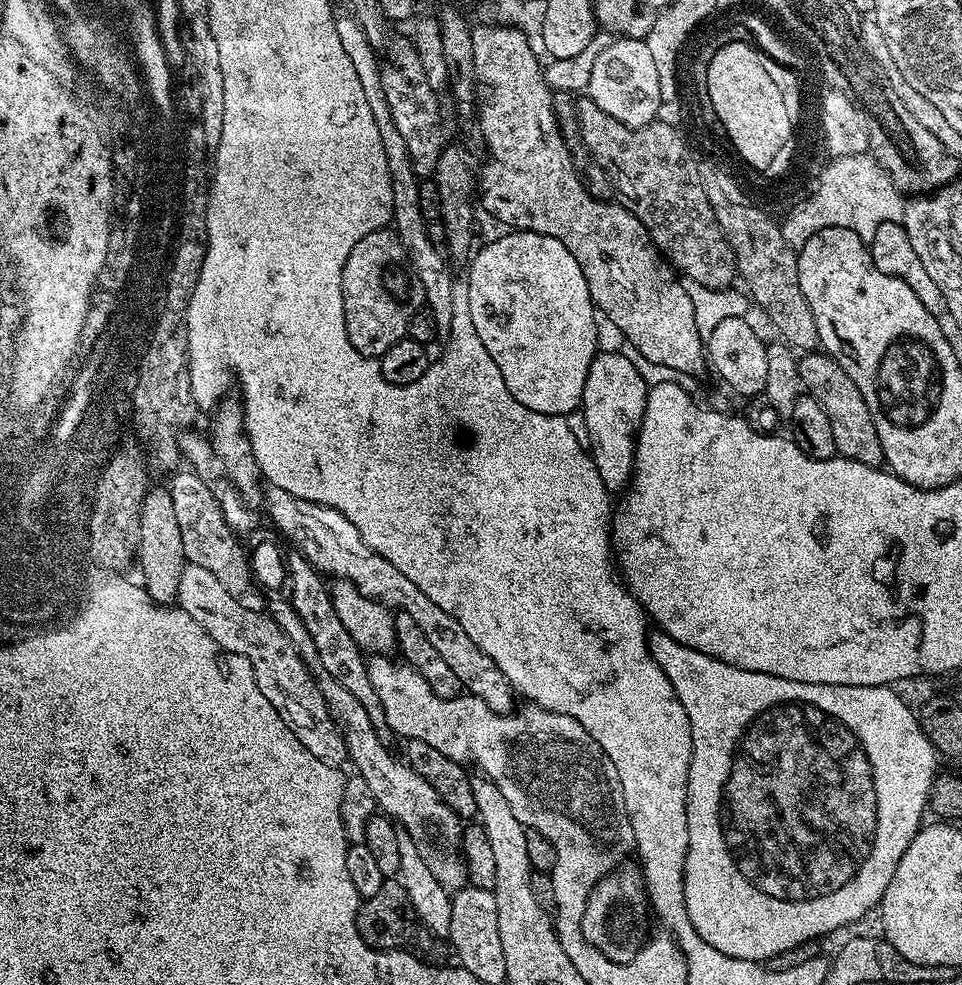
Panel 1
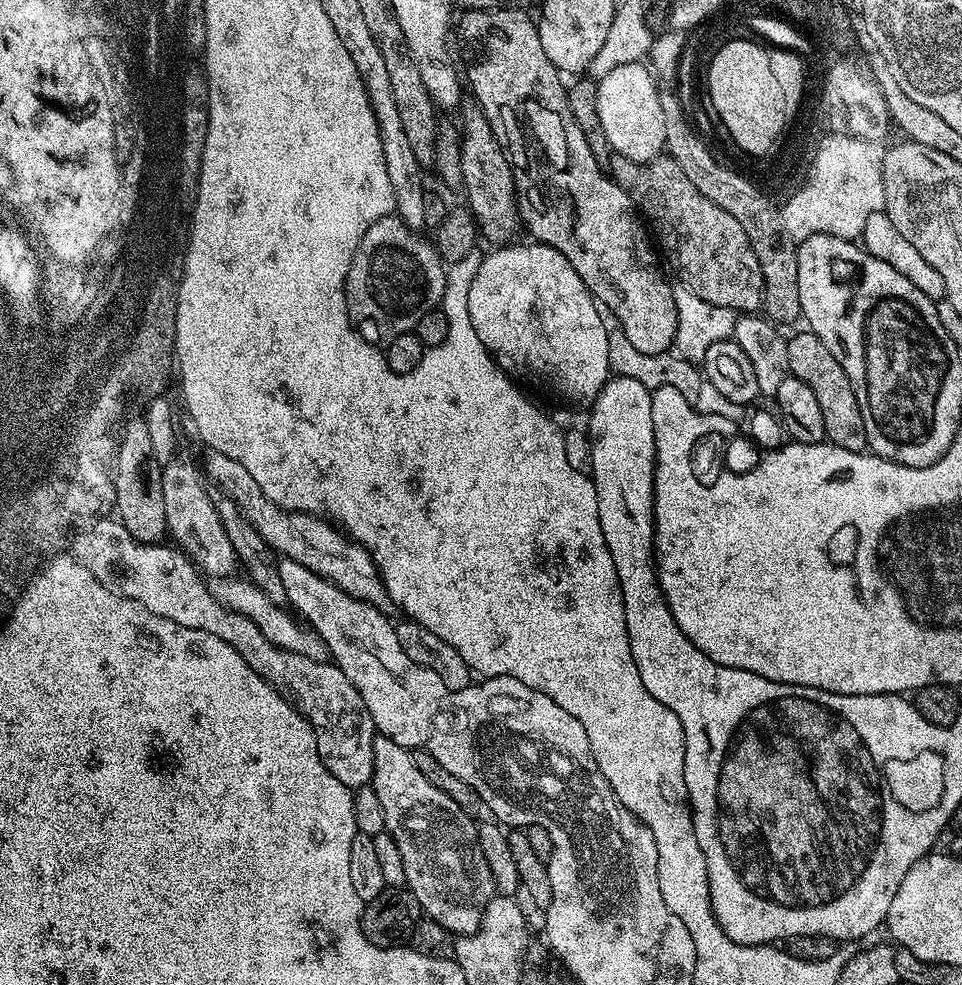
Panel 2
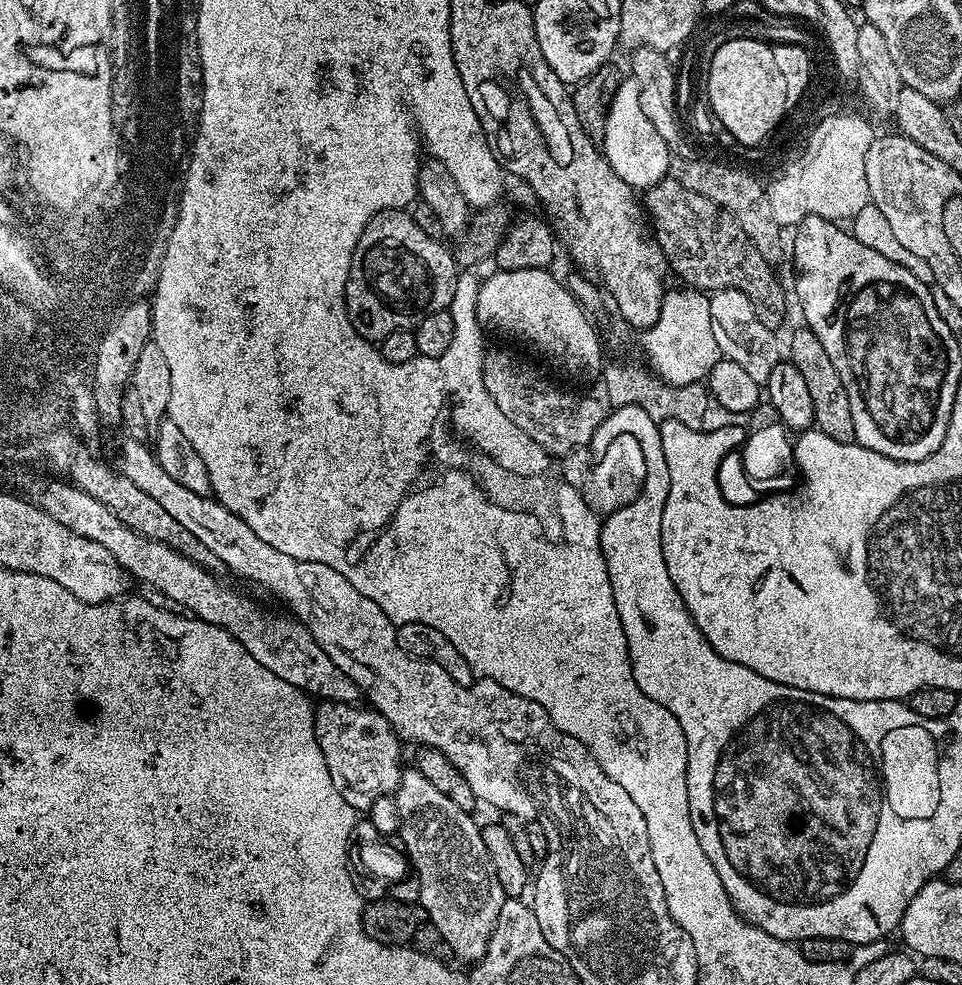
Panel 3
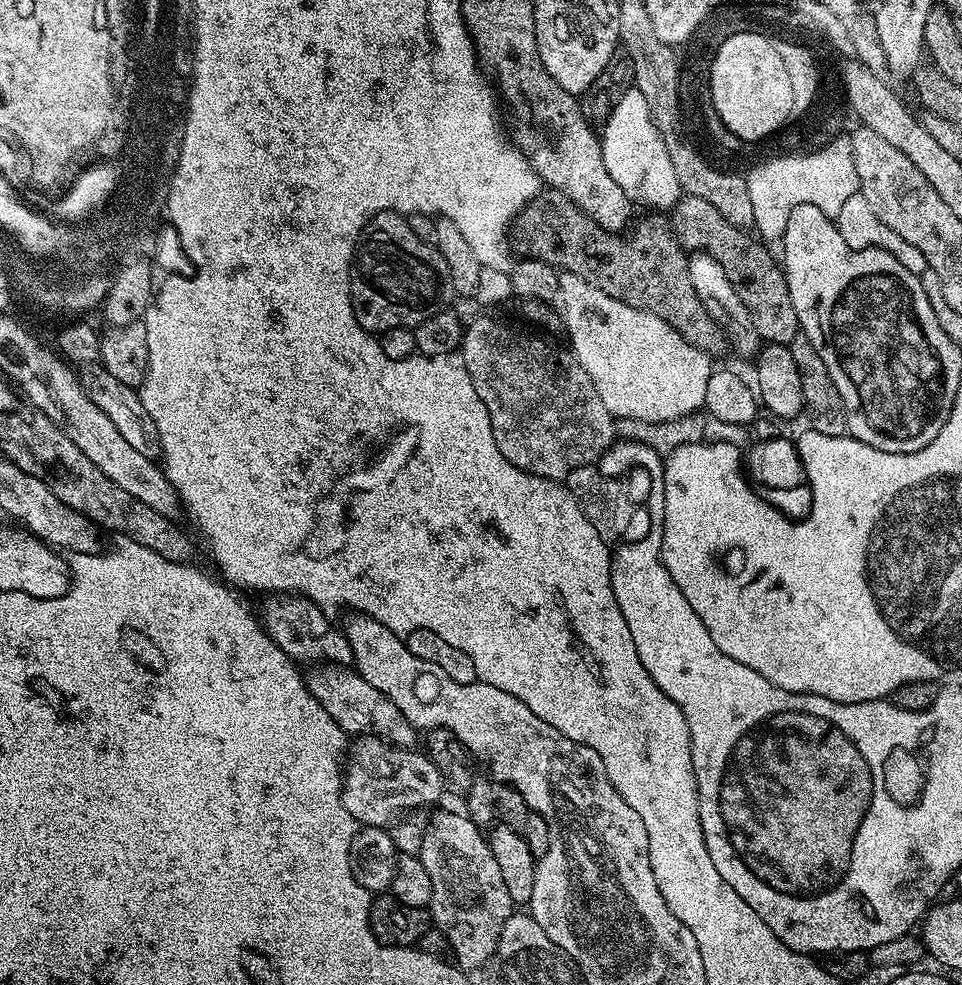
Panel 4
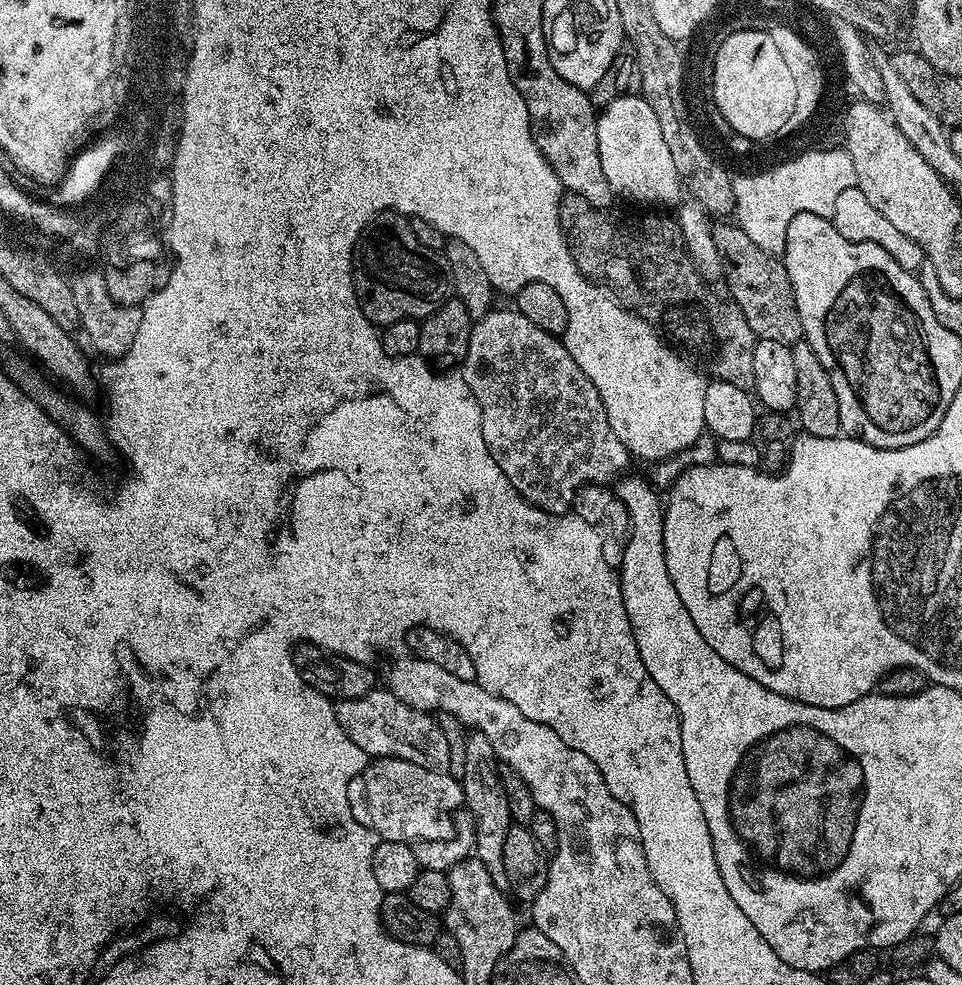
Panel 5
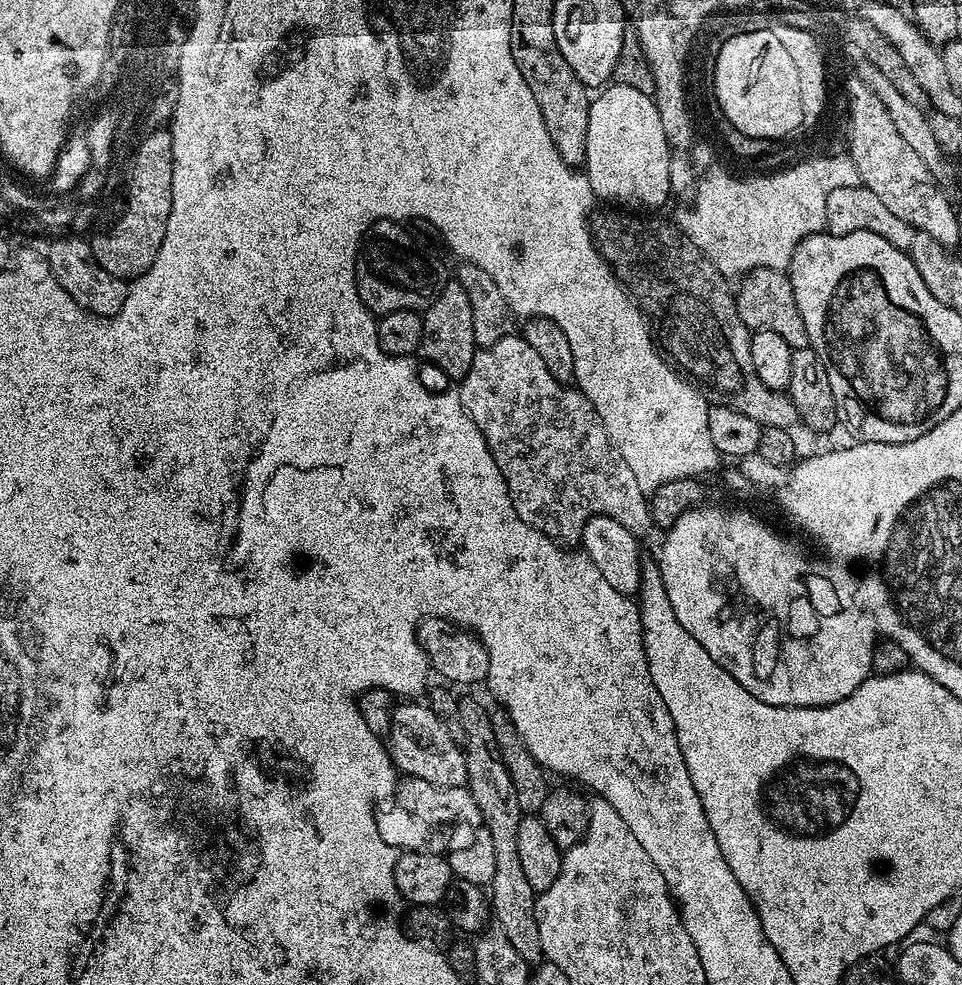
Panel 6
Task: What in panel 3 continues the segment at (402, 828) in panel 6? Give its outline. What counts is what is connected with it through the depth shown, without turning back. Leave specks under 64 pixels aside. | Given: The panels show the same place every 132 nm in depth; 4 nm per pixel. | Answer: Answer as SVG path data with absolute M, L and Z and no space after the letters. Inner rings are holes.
M325 700L315 705L316 713L316 741L322 750L324 767L330 770L330 778L334 778L334 790L350 802L350 806L357 810L367 810L374 806L374 802L383 796L390 796L400 786L402 765L400 766L400 747L402 741L396 731L382 718L382 714L371 706L360 708L359 703L343 704L333 700Z

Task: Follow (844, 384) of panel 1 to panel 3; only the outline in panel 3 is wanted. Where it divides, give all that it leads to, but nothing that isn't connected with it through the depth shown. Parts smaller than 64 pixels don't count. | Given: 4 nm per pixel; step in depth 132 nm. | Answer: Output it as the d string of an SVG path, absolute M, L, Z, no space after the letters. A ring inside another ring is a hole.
M800 326L788 342L786 340L786 356L794 366L798 366L802 379L810 389L810 398L814 401L815 431L826 434L826 438L834 438L834 442L856 443L854 414L850 414L850 394L846 394L846 386L842 386L842 378L838 378L838 370L834 370L830 354L826 354L822 342L818 342L818 334L811 332L807 326Z

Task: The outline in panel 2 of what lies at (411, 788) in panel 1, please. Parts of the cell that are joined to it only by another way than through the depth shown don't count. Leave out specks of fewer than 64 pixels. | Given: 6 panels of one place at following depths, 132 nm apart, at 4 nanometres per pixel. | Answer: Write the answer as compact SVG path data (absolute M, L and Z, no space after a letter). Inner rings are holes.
M379 734L374 742L374 770L370 786L375 790L378 802L382 805L386 817L385 831L391 834L398 845L398 850L401 851L408 890L423 904L429 916L438 920L448 932L459 937L476 932L486 905L496 894L496 887L477 841L478 826L475 819L462 810L448 794L438 790L418 770L415 757L409 749Z

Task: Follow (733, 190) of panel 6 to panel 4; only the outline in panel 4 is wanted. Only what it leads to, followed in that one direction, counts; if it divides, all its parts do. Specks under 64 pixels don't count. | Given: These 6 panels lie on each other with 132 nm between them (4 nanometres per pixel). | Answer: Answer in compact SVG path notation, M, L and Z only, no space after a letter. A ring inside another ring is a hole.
M848 142L828 148L821 156L776 161L752 176L752 199L750 199L751 205L754 206L752 223L755 231L765 241L779 241L786 230L786 218L790 218L790 210L794 210L794 206L803 204L818 206L818 210L835 218L838 210L842 210L846 203L846 198L857 195L859 190L858 170L852 168L852 160L848 157Z

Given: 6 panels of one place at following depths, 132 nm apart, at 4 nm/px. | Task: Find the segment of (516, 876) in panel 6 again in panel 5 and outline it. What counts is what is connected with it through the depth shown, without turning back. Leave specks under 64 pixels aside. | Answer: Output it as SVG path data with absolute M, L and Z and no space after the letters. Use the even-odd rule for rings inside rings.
M472 730L465 735L462 741L464 748L464 802L467 811L472 811L472 816L476 819L474 831L476 833L476 846L474 849L475 859L486 866L486 871L490 874L490 879L494 881L494 886L498 890L507 893L509 891L508 878L506 876L506 866L503 862L503 855L506 847L506 834L514 823L510 814L510 806L506 798L506 790L500 781L500 770L496 758L494 746L490 746L490 738L486 734Z

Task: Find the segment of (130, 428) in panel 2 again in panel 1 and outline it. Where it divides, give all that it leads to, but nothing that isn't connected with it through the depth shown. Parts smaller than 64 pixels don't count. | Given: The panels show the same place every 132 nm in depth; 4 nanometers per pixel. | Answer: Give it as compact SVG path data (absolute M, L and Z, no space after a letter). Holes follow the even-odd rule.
M153 486L144 493L144 501L139 504L138 542L135 559L140 560L144 571L143 588L156 604L171 605L176 599L178 582L186 563L182 546L182 530L178 530L178 518L174 514L174 498L167 487Z

